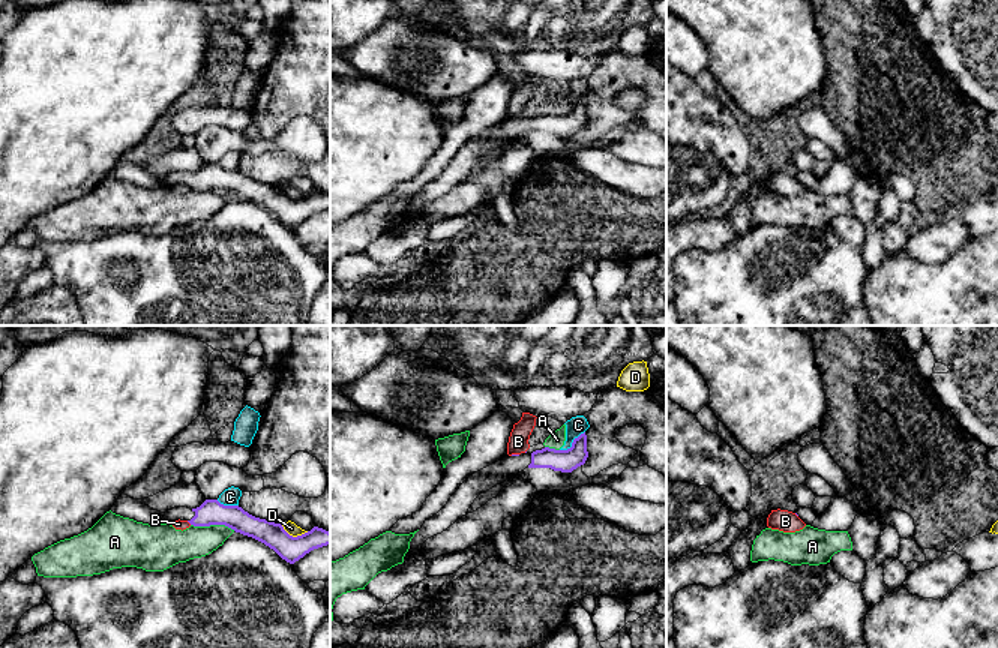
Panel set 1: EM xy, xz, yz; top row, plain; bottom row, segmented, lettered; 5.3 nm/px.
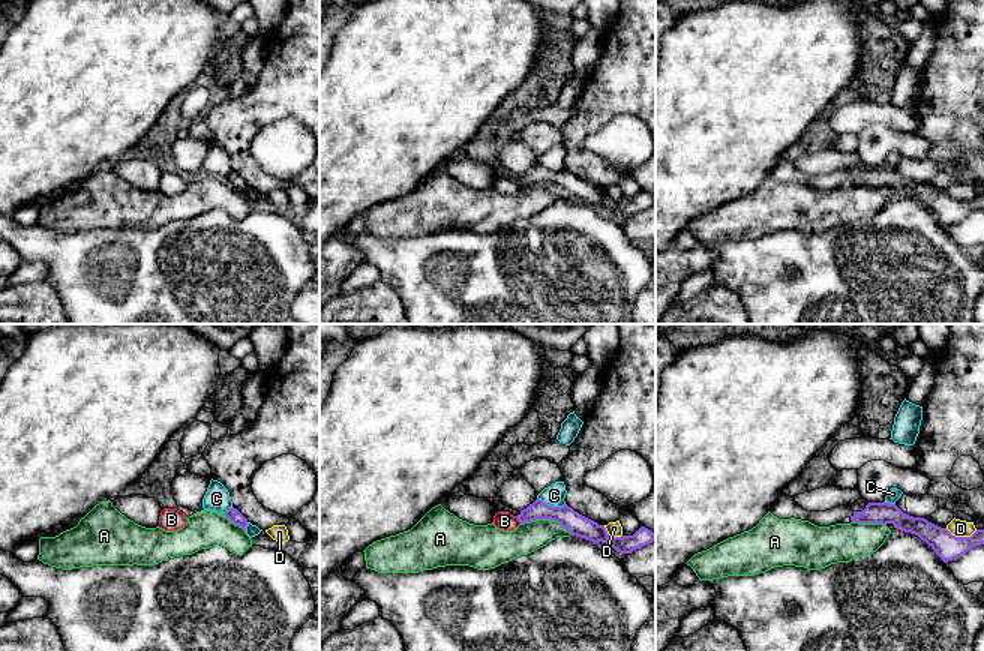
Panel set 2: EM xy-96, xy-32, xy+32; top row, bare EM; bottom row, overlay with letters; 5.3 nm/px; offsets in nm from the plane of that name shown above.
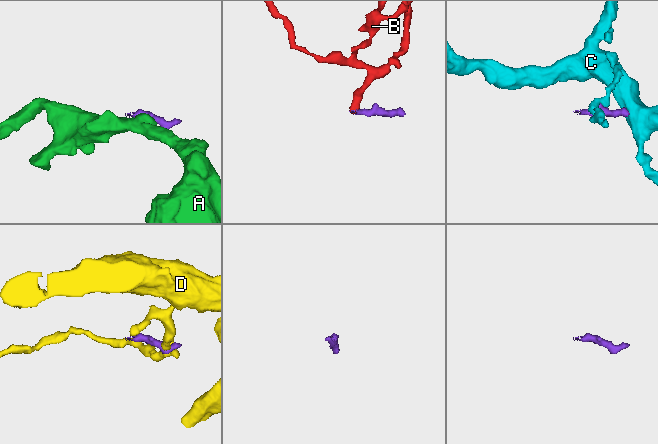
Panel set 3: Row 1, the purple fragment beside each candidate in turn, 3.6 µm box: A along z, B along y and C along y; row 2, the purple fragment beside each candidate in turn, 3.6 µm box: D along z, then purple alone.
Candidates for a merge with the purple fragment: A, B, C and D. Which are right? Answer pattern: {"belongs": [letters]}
{"belongs": []}

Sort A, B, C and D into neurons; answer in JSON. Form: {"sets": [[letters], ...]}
{"sets": [["A"], ["B"], ["C"], ["D"]]}

